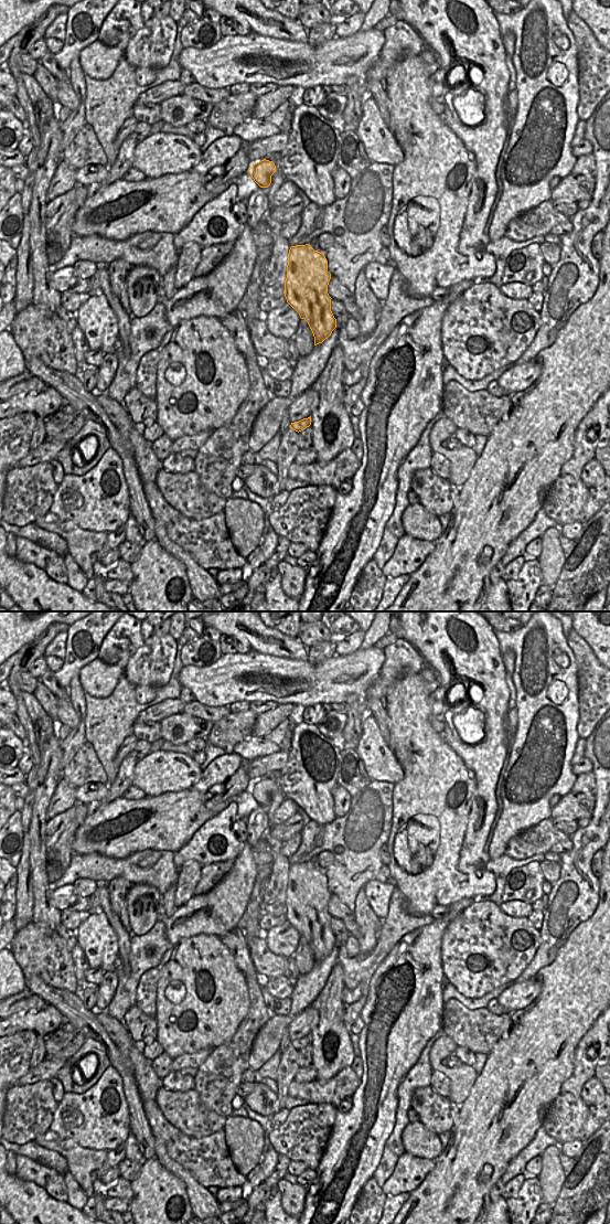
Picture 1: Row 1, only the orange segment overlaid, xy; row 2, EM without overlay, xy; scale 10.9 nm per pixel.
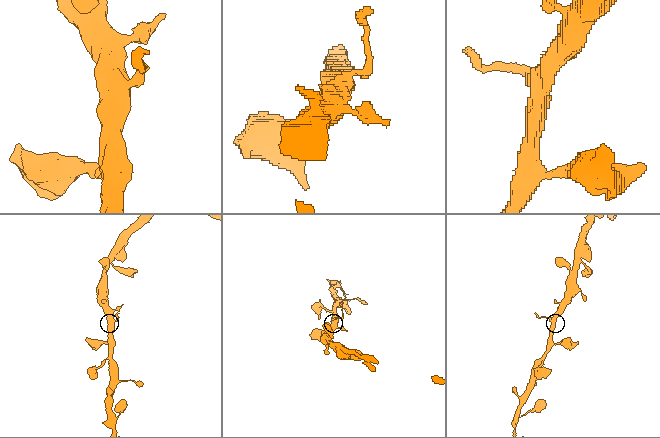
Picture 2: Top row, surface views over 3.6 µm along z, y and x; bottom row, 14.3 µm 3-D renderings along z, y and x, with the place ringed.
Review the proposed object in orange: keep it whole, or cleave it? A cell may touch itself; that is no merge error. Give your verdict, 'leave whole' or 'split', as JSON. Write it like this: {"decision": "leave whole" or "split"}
{"decision": "leave whole"}

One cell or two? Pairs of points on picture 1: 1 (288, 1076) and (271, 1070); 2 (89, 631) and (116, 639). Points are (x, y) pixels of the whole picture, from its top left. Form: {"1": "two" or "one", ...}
{"1": "two", "2": "two"}

